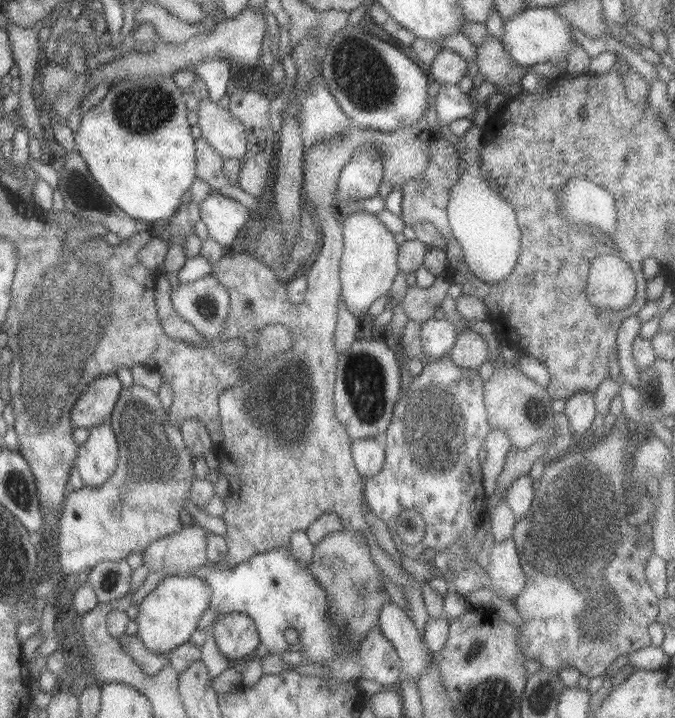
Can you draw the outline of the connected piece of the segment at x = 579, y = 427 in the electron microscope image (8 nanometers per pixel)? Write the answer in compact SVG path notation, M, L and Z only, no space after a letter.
M575 392L566 399L562 413L569 422L571 439L576 435L586 436L589 433L594 415L597 414L593 401L594 396L585 392Z

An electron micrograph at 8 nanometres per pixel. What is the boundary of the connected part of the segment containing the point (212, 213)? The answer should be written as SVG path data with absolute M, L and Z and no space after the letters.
M216 191L199 203L199 220L205 225L208 237L226 250L247 222L249 214L241 203Z

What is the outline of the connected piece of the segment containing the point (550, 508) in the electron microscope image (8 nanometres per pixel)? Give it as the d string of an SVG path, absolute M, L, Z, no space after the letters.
M619 414L615 420L615 430L606 432L606 435L598 441L587 442L583 447L572 449L564 452L554 462L546 462L542 474L537 479L537 484L533 484L533 500L530 504L529 511L521 518L517 518L510 536L515 543L515 553L519 558L519 565L525 575L525 584L521 588L521 592L512 599L518 615L521 618L522 624L517 625L517 645L519 651L531 661L536 661L541 665L541 668L549 671L559 672L565 668L573 668L580 672L580 675L588 679L602 676L606 668L621 654L626 655L628 652L645 648L650 645L650 638L647 634L647 626L651 622L657 620L657 596L649 588L644 576L645 561L652 551L651 540L643 541L638 538L636 528L629 526L625 522L625 518L631 512L631 490L629 490L629 469L628 464L628 448L627 442L628 426L626 419Z

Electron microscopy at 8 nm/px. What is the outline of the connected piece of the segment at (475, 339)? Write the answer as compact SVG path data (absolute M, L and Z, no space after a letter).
M462 330L449 348L448 359L459 368L476 370L487 361L487 343L473 330Z

